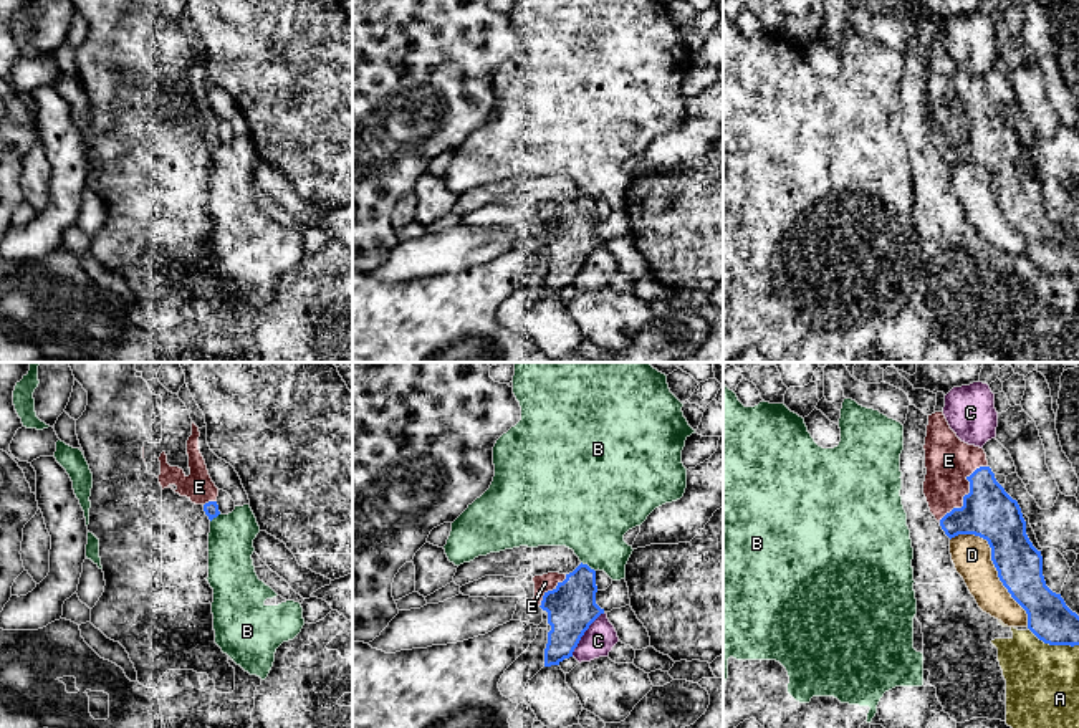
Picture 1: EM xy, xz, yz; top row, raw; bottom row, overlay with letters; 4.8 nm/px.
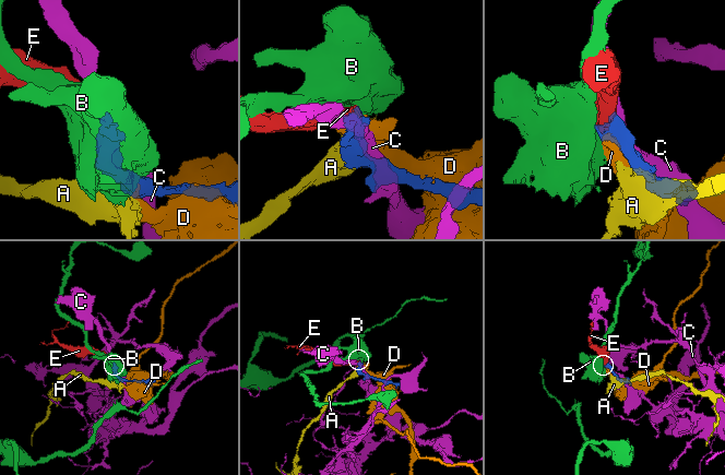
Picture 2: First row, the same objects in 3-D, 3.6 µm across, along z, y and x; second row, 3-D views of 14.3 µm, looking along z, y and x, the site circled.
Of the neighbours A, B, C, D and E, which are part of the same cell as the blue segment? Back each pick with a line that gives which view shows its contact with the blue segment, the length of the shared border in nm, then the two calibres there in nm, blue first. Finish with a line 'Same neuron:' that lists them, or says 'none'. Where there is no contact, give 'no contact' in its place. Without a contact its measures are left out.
E: yz | 360 nm | 260/240 nm
Same neuron: E

